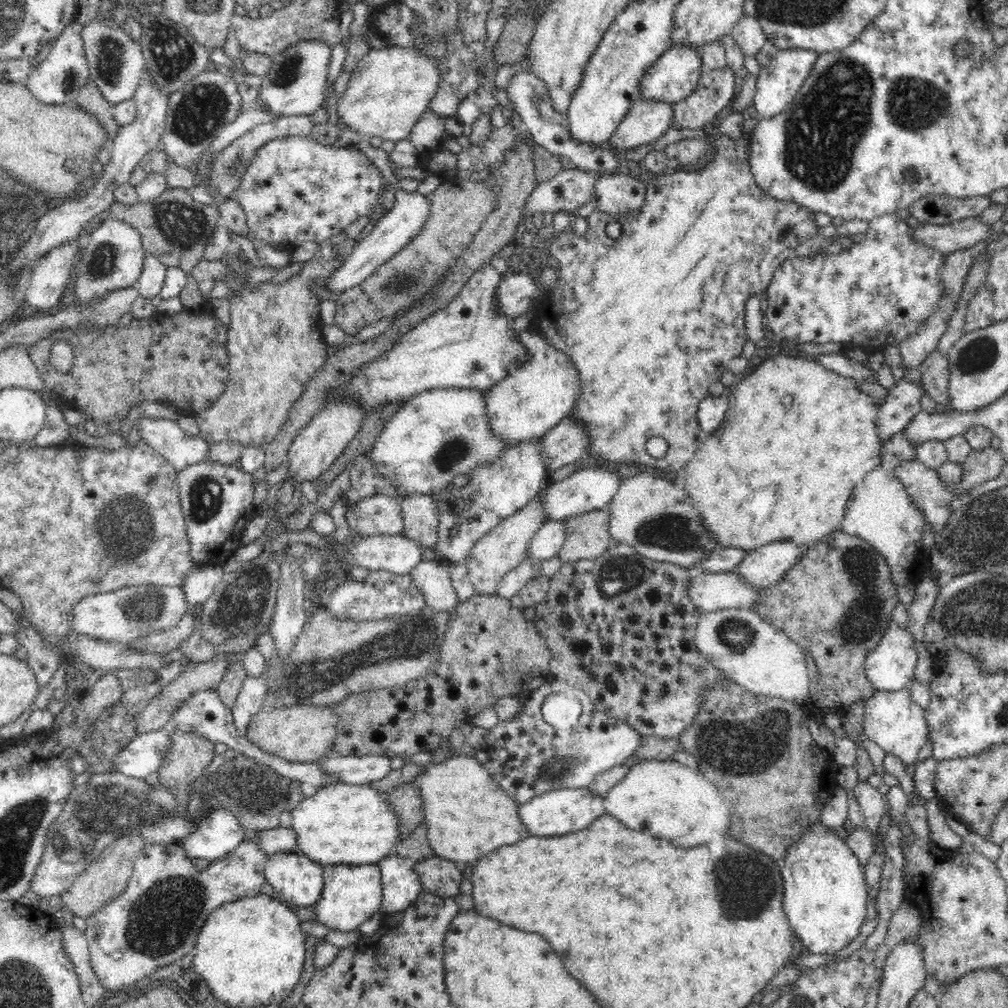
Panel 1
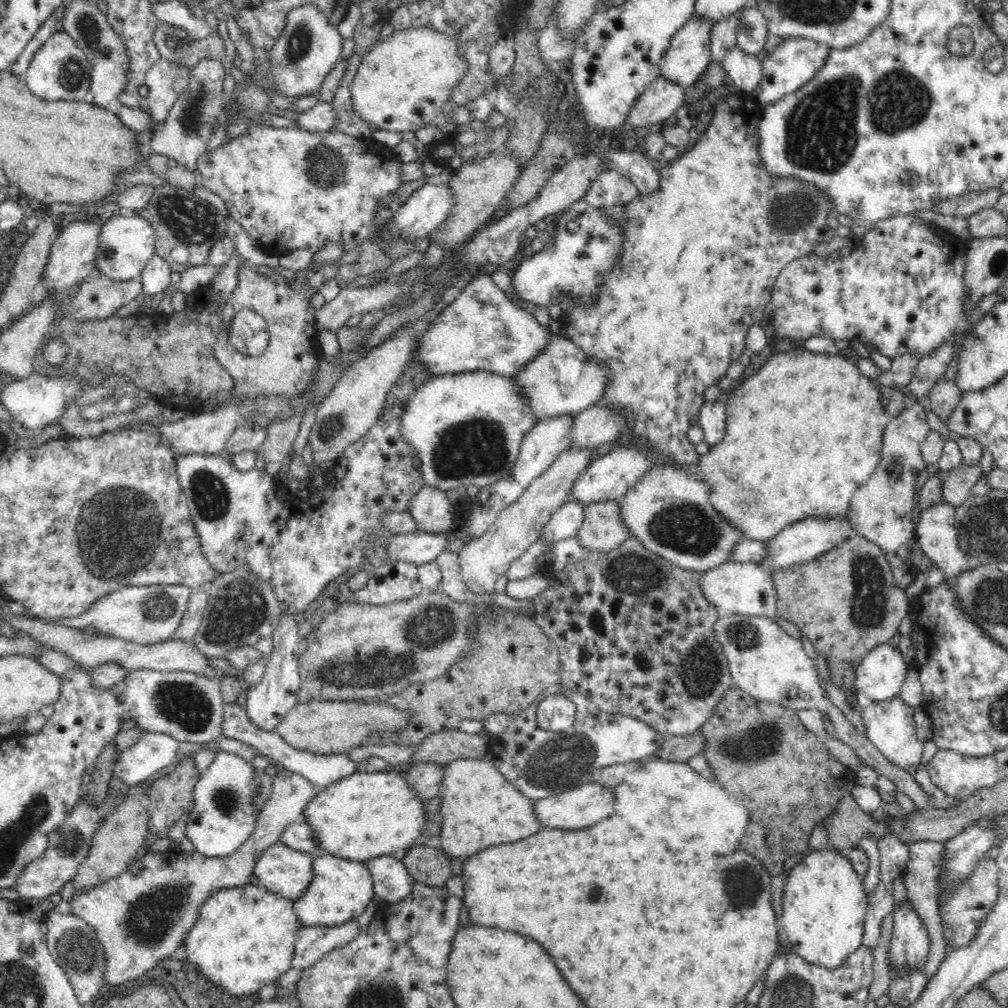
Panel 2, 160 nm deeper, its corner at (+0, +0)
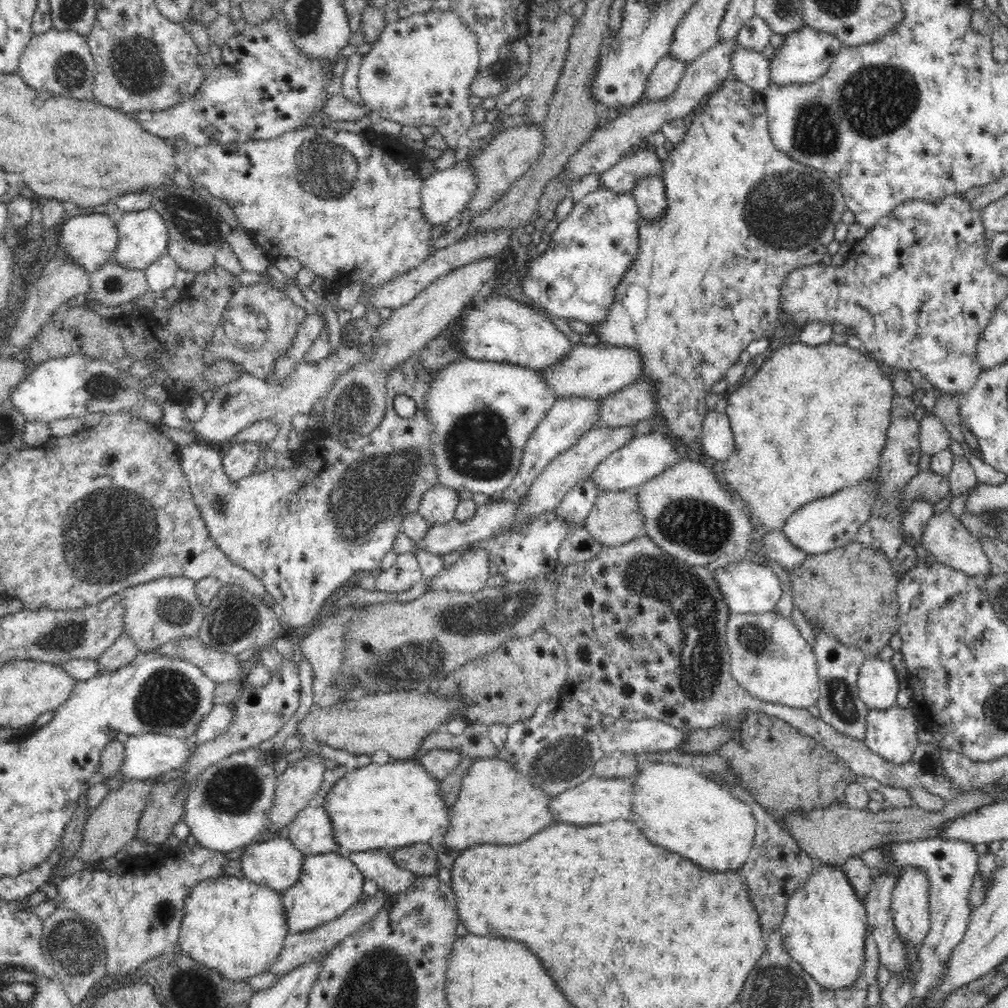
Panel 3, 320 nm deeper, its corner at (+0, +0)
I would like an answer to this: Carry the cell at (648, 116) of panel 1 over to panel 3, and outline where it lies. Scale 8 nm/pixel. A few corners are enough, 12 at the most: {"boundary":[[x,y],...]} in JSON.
{"boundary":[[665,54],[648,78],[644,99],[676,90],[687,64]]}

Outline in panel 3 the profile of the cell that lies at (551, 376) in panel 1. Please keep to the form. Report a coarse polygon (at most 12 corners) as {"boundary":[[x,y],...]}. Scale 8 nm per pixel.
{"boundary":[[573,344],[540,371],[558,400],[602,400],[641,376],[634,347]]}

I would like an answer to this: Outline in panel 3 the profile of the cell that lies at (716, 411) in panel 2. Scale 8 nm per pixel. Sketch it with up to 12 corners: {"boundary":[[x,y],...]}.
{"boundary":[[707,410],[700,434],[718,462],[736,452],[727,414]]}

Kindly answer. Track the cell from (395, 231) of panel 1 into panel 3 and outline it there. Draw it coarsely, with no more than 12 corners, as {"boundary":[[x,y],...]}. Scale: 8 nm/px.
{"boundary":[[472,155],[422,184],[432,228],[460,217],[478,177]]}

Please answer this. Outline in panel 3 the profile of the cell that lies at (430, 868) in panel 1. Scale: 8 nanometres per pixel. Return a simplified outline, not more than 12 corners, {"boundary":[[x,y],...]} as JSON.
{"boundary":[[429,843],[390,851],[393,861],[416,876],[438,874]]}

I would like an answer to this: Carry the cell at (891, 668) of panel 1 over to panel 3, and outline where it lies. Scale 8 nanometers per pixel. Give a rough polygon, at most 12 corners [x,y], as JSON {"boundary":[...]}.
{"boundary":[[869,656],[857,687],[869,710],[897,705],[891,661]]}

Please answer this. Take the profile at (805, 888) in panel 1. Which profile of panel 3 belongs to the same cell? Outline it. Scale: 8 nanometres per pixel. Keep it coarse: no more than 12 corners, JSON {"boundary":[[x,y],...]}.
{"boundary":[[816,863],[779,931],[819,987],[865,966],[863,900],[843,869]]}

